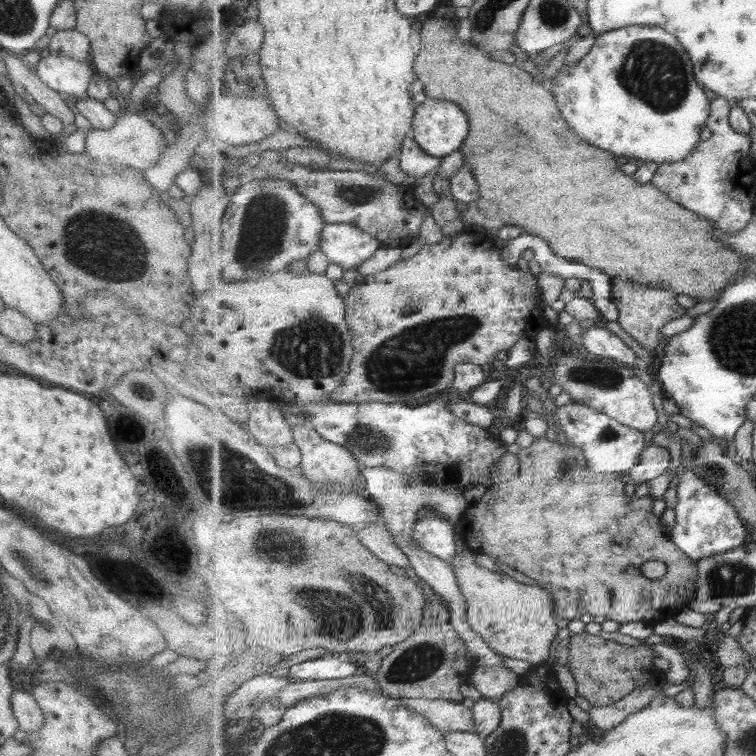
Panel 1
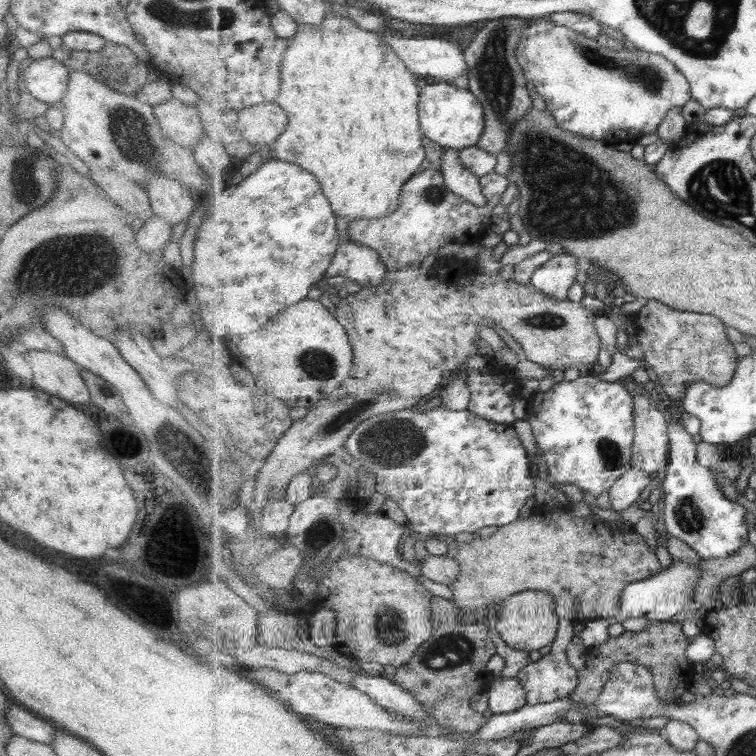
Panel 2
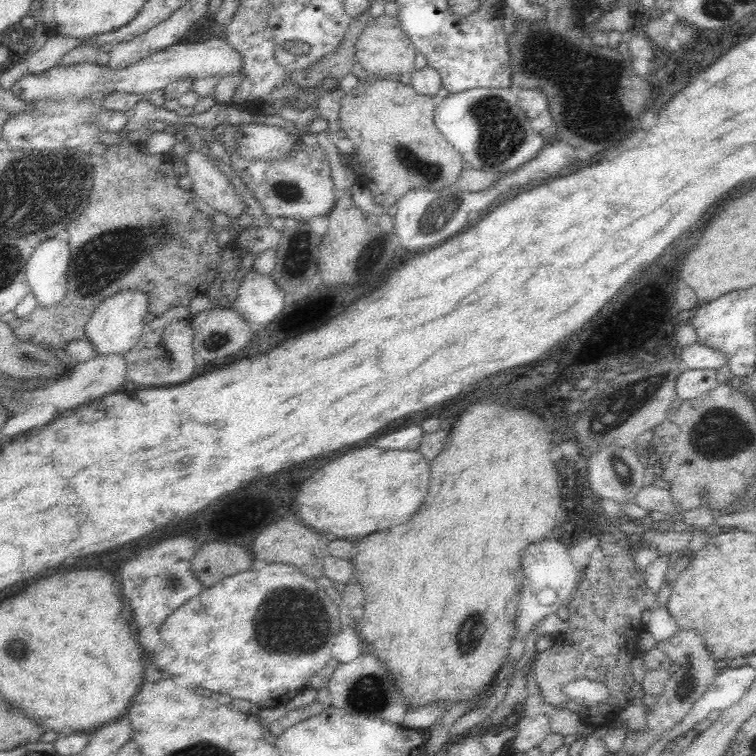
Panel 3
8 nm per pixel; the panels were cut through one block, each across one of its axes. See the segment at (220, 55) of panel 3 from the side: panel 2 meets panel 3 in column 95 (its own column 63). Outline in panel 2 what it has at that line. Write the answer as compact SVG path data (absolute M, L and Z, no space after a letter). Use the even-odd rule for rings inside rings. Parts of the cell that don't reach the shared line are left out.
M51 57L30 60L22 65L27 93L45 104L58 105L67 89L70 70Z

